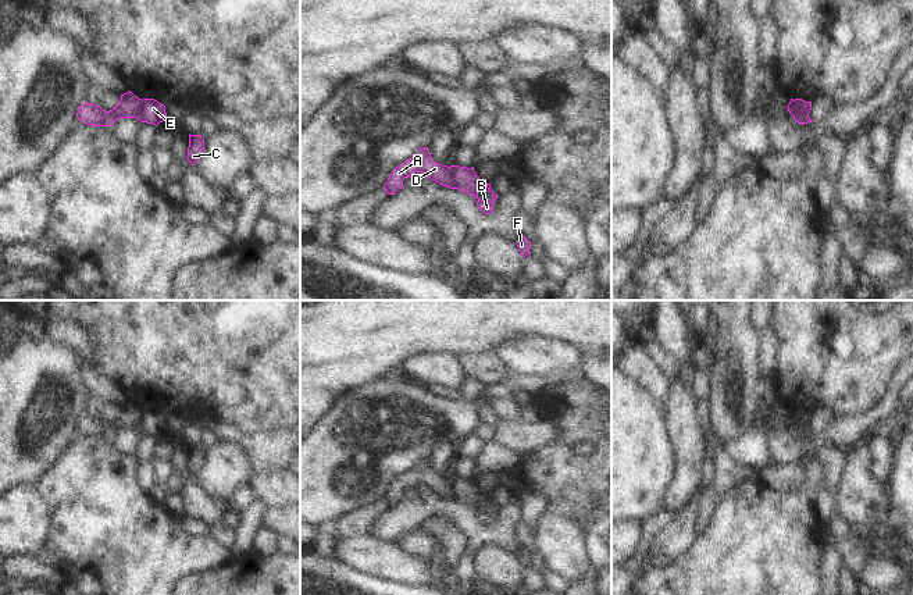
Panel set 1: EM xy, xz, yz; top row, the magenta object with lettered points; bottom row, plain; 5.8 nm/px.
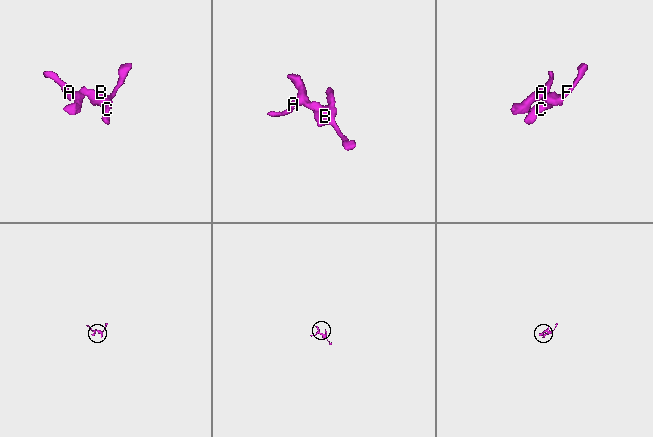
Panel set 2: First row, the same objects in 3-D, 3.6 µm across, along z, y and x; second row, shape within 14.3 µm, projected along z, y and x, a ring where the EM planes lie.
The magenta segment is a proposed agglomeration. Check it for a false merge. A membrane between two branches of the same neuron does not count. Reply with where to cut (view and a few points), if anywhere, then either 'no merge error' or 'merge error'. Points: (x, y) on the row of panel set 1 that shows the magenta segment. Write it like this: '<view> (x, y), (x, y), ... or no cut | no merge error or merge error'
xz (448, 167), (456, 188) | merge error

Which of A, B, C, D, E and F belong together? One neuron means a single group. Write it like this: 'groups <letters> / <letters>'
groups A D / B C E F

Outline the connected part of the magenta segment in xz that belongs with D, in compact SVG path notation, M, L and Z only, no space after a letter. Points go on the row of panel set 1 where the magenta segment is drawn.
M421 147L411 158L406 160L402 165L396 167L390 172L384 185L385 192L388 195L395 195L403 188L403 179L413 177L416 172L422 172L442 186L456 189L450 168L447 165L435 163L428 147Z

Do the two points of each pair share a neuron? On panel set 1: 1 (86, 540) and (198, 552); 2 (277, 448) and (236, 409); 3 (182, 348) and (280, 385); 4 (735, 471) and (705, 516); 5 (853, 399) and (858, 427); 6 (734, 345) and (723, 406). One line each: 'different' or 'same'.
1: same
2: different
3: same
4: same
5: different
6: same

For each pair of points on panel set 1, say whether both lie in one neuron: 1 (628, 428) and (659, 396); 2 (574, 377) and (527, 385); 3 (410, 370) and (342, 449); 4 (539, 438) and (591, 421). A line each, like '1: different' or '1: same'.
1: different
2: same
3: different
4: different

